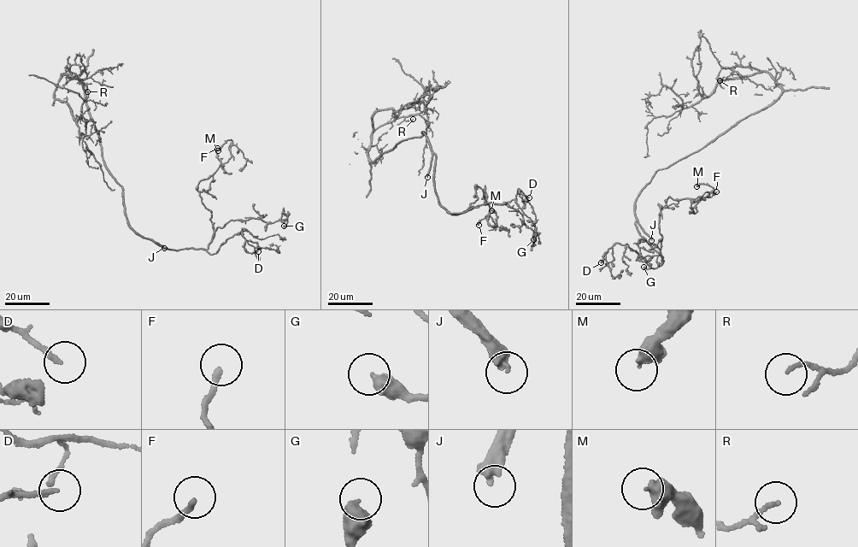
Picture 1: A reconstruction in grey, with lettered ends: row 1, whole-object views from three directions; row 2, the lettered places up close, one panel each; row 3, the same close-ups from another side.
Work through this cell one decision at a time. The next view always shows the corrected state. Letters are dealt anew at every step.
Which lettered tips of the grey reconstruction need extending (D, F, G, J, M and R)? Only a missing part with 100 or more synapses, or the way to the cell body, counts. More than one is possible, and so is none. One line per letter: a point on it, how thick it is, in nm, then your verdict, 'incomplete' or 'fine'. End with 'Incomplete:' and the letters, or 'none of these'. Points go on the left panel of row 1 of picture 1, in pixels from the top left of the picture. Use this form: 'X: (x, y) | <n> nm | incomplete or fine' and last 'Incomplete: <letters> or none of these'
D: (258, 251) | 170 nm | fine
F: (217, 148) | 200 nm | fine
G: (284, 226) | 500 nm | fine
J: (164, 248) | 400 nm | incomplete
M: (218, 150) | 320 nm | fine
R: (87, 91) | 130 nm | fine
Incomplete: J

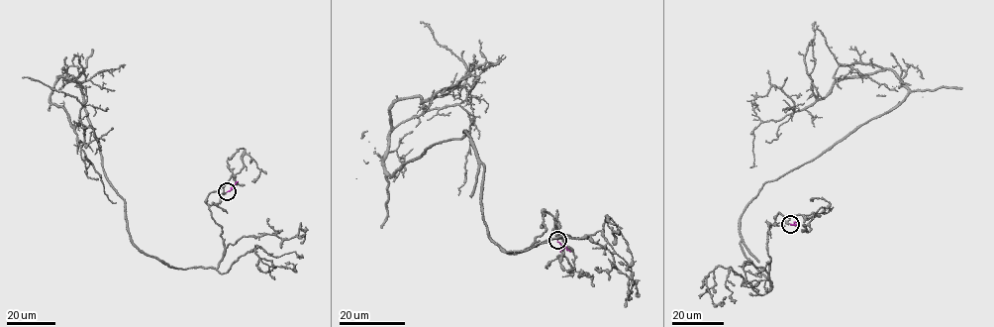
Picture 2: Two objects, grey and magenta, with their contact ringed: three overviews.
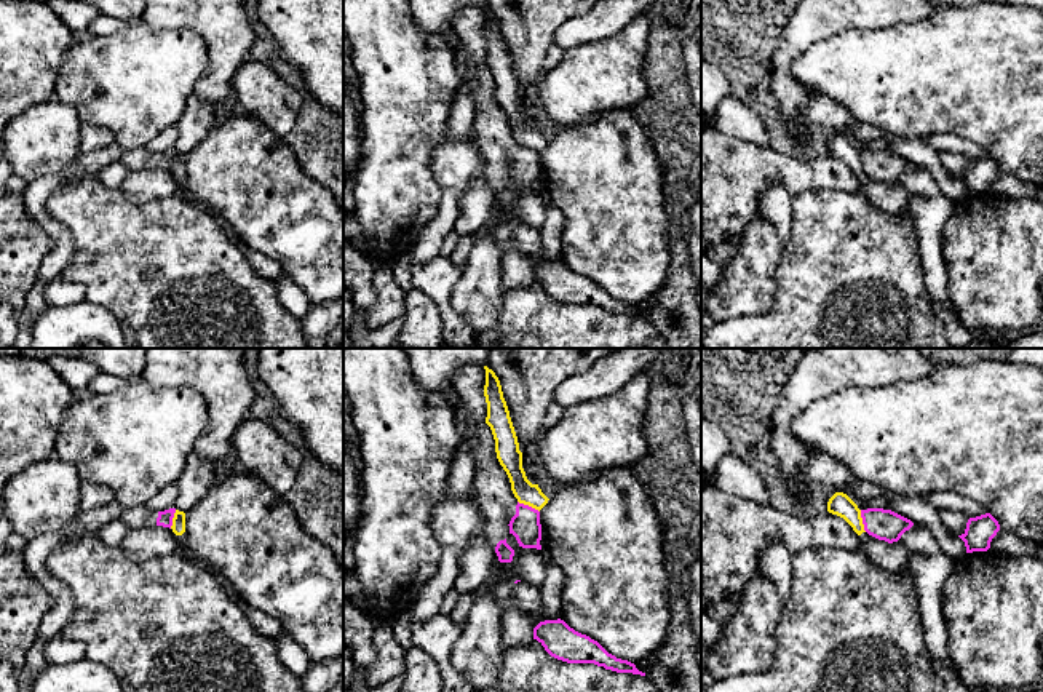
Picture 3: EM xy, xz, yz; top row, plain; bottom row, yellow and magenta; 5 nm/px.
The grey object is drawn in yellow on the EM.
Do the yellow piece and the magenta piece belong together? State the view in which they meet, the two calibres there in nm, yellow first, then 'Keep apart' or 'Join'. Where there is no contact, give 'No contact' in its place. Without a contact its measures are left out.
Touches yellow in xz. Thickness 120 nm (yellow) against 150 nm. Keep apart

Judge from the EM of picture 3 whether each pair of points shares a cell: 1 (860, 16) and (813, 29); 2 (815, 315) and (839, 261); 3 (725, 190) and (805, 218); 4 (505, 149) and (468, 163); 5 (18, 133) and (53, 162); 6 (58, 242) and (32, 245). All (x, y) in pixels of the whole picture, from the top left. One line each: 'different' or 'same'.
1: same
2: same
3: different
4: different
5: same
6: different

